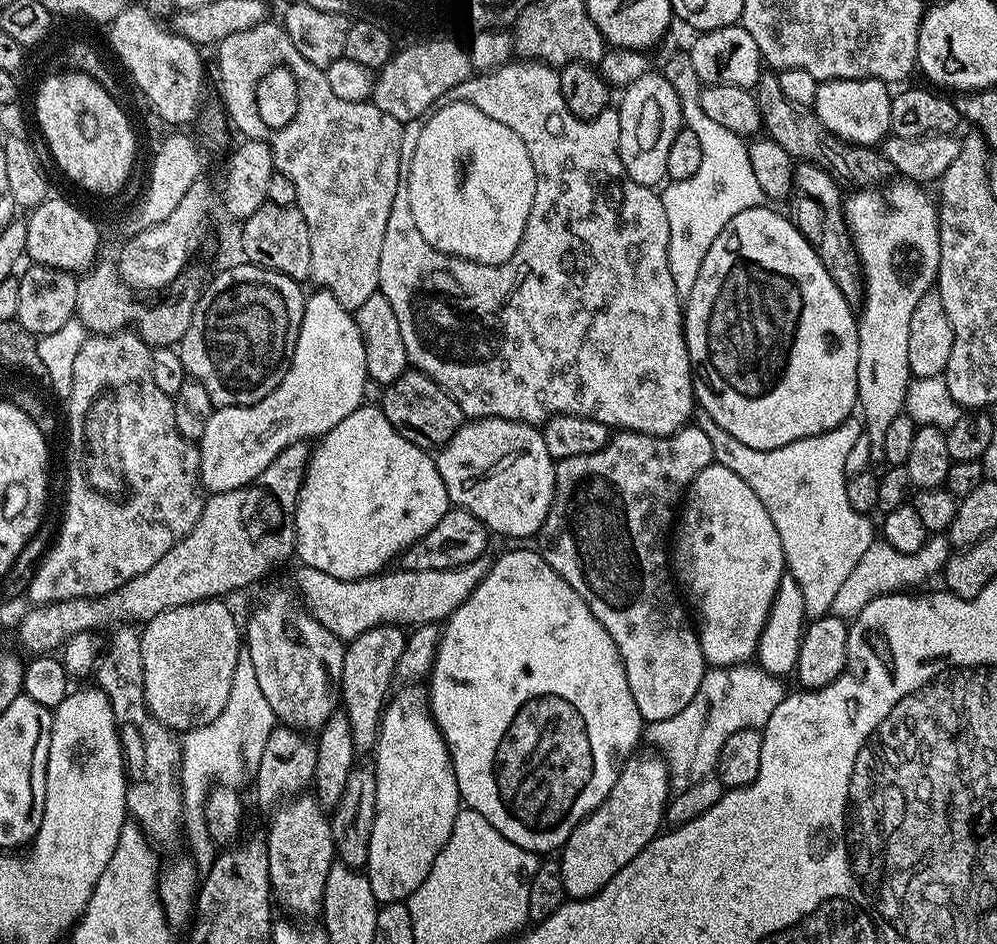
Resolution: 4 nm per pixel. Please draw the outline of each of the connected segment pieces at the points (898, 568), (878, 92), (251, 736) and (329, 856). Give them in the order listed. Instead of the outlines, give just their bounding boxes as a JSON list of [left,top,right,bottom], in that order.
[[831,534,952,620],[816,80,892,145],[178,658,278,852],[266,794,337,918]]

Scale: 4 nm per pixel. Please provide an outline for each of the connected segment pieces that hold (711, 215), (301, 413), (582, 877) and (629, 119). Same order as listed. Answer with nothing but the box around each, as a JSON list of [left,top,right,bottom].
[[659,132,765,294],[198,290,367,494],[558,750,670,902],[618,70,684,189]]

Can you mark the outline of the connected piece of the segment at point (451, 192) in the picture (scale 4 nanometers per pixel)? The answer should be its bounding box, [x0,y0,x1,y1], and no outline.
[406,100,536,264]

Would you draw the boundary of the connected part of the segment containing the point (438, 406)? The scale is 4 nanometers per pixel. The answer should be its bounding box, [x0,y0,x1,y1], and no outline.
[382,370,466,450]

